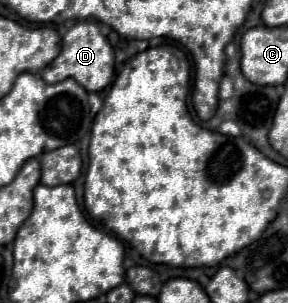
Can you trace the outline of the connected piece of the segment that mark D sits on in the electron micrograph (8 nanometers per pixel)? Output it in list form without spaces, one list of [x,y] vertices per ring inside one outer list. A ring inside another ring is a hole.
[[[82,21],[82,23],[76,23],[72,29],[68,29],[68,33],[62,39],[60,55],[40,75],[46,83],[58,83],[58,81],[72,77],[88,93],[104,91],[114,79],[114,51],[110,47],[108,39],[100,33],[98,23]]]

